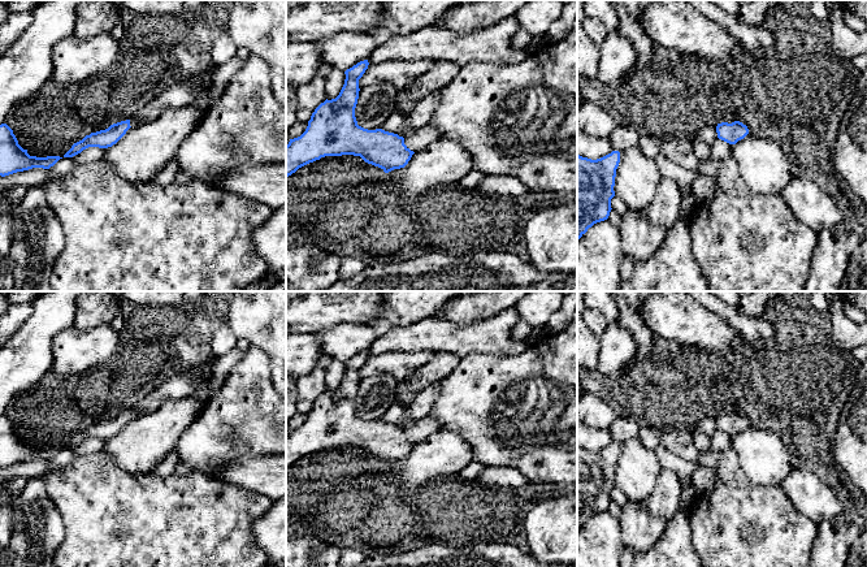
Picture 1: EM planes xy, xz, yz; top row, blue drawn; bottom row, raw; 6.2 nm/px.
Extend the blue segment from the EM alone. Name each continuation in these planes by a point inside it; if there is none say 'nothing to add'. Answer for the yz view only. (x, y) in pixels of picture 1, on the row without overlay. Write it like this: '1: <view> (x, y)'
nothing to add

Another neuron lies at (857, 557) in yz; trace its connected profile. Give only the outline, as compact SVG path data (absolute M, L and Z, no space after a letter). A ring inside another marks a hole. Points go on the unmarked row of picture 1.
M867 529L849 551L846 567L867 567Z

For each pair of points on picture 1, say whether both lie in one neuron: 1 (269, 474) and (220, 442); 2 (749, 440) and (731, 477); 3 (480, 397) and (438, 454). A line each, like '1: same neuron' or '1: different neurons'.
1: different neurons
2: different neurons
3: different neurons

